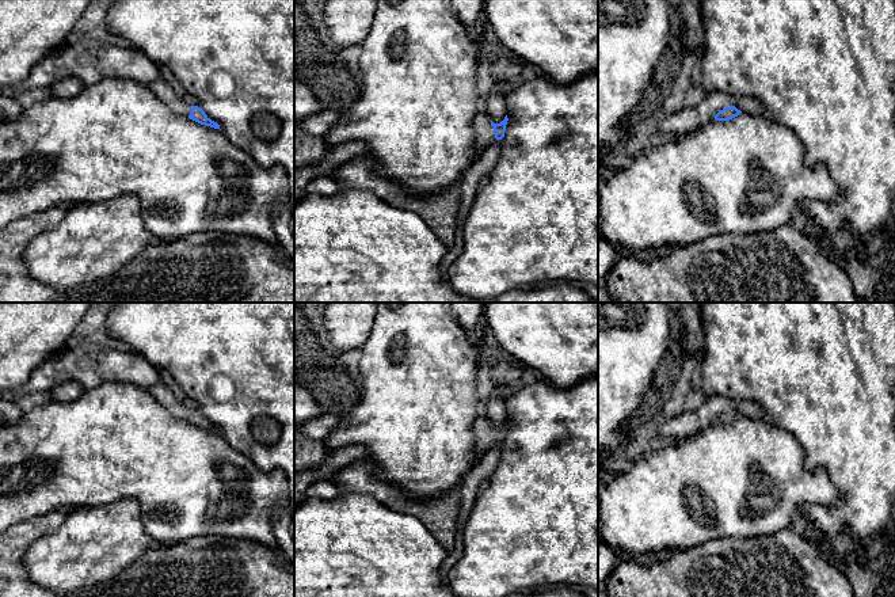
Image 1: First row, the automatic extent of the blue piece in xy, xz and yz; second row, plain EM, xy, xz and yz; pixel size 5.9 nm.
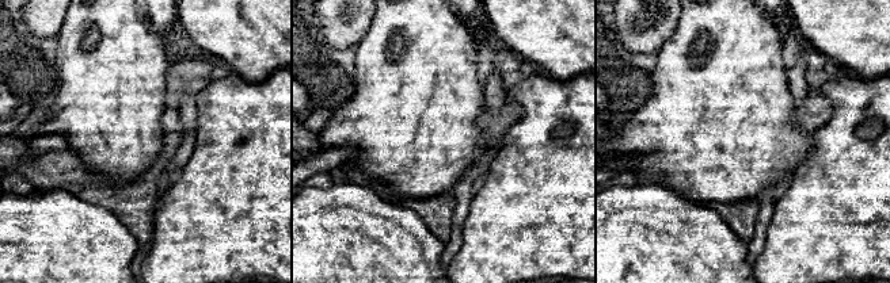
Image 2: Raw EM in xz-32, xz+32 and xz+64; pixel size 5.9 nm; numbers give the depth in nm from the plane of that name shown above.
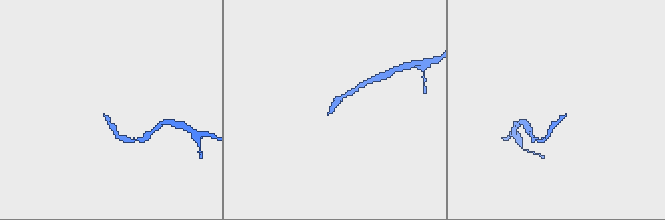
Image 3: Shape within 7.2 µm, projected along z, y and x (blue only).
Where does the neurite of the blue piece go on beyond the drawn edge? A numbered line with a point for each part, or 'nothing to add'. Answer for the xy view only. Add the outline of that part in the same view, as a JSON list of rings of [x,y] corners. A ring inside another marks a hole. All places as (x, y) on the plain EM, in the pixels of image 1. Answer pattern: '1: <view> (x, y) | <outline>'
1: xy (159, 391) | [[[161,380],[146,391],[174,417],[184,421],[190,419],[191,410],[188,410]]]

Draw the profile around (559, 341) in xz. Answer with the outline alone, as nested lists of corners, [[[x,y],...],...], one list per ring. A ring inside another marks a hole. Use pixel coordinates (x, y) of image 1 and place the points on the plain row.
[[[484,303],[483,316],[498,345],[552,387],[567,389],[598,376],[598,303]]]

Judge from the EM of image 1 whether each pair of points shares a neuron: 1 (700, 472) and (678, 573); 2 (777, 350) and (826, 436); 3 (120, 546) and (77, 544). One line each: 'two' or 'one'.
1: two
2: one
3: one

